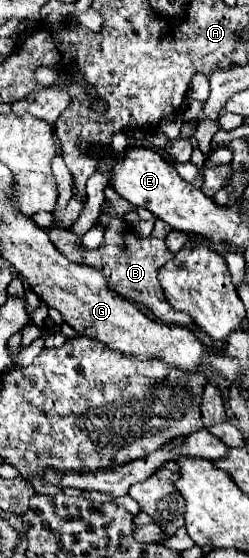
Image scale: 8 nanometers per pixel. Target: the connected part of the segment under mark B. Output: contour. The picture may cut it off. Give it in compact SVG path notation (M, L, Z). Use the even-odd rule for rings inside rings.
M100 214L98 222L104 224L106 238L104 238L102 246L96 248L96 250L84 250L78 236L74 236L70 230L60 230L60 228L50 232L52 242L70 260L80 262L80 264L90 264L96 270L100 270L111 289L124 298L148 308L160 322L168 322L168 324L176 324L176 326L190 326L192 318L188 318L188 314L176 314L176 310L172 310L172 306L168 306L168 302L164 298L164 292L160 290L160 284L158 284L158 278L156 278L158 268L174 258L174 254L166 248L164 240L158 240L158 238L152 238L152 236L140 240L140 238L134 236L134 232L128 228L128 224L122 218L116 218L116 216Z

